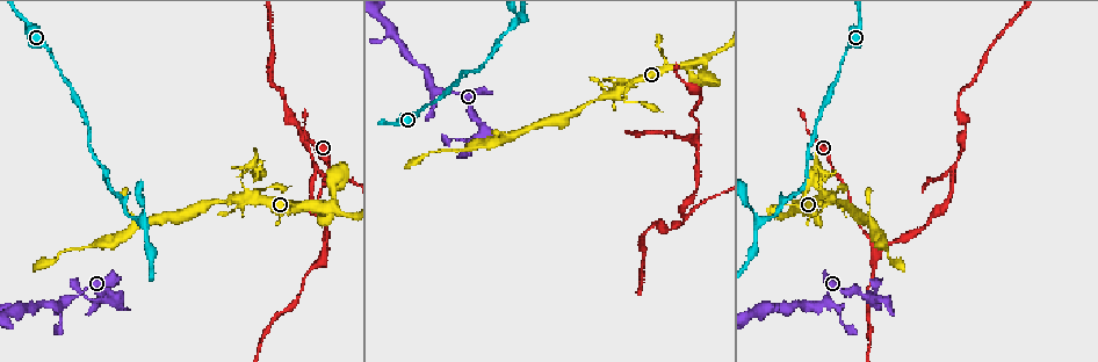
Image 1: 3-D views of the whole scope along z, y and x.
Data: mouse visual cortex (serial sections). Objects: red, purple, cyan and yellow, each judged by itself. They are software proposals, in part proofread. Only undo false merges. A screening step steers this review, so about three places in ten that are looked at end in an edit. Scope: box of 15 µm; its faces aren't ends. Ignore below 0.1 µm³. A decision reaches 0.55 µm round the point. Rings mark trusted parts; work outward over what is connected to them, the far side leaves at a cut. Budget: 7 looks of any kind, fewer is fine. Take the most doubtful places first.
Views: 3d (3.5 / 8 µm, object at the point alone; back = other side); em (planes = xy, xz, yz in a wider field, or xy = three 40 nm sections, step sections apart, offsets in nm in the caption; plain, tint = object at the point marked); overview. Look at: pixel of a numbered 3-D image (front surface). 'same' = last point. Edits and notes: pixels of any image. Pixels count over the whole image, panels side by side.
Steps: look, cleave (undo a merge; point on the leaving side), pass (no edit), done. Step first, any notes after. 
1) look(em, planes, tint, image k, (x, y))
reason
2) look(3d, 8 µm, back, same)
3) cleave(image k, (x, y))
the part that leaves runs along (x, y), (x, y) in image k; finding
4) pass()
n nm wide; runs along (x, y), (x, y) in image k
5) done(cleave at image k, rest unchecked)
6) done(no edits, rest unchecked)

look(3d, 3.5 µm, image 1, (872, 249))
three-way junction

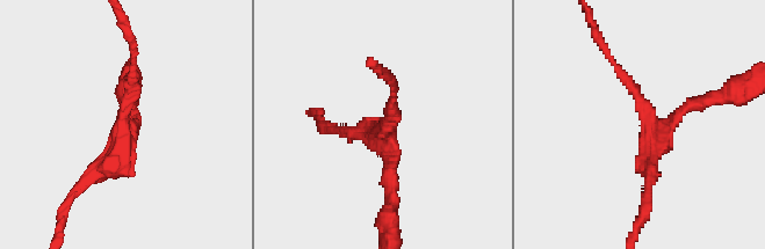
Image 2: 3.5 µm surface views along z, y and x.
look(em, xy, step 3, tint, image 2, (387, 134))
need the tissue

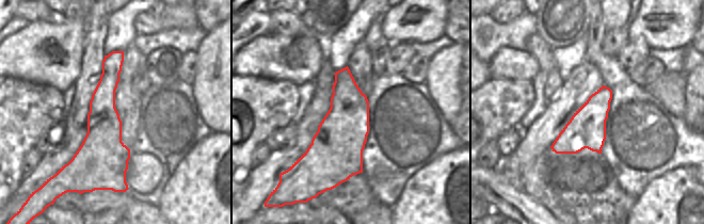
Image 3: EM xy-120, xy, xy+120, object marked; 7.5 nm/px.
pass()
runs along (606, 53), (659, 129), (713, 100) in image 2; one cell here

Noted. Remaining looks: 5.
look(3d, 8 µm, image 1, (687, 218))
abrupt turn

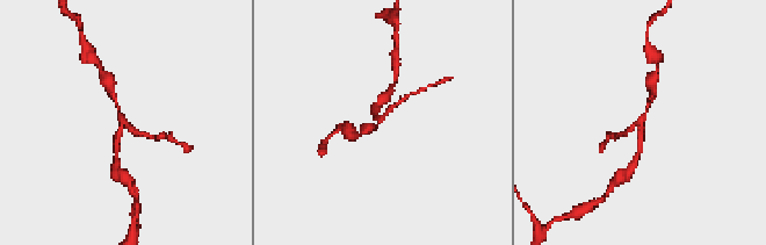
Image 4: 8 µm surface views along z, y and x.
look(em, xy, step 2, tint, image 4, (639, 125))
3 arms; arms of 100, 150, 200 nm; now the EM

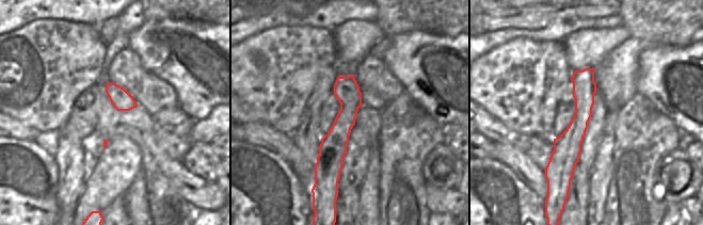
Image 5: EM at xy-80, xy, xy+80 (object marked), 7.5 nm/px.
pass()
continuous, no second cell

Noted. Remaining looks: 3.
look(3d, 3.5 µm, image 1, (617, 82))
sharp bend

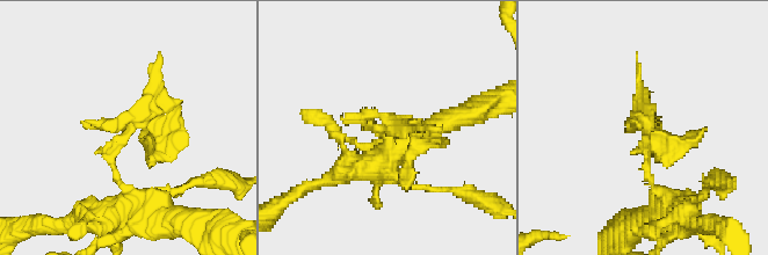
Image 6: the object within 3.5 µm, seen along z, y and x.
look(em, xy, step 5, tint, image 6, (128, 133))

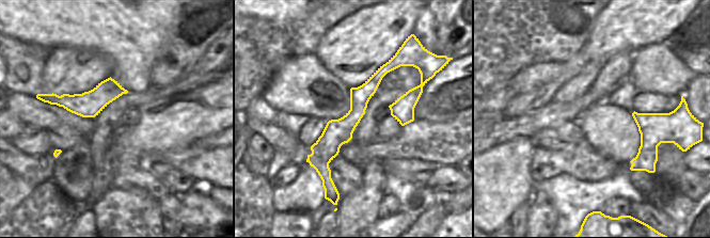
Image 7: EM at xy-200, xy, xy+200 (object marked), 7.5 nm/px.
cleave(image 6, (674, 148))
two cells meet here

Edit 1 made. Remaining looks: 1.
done(cleave at image 6, rest unchecked)

